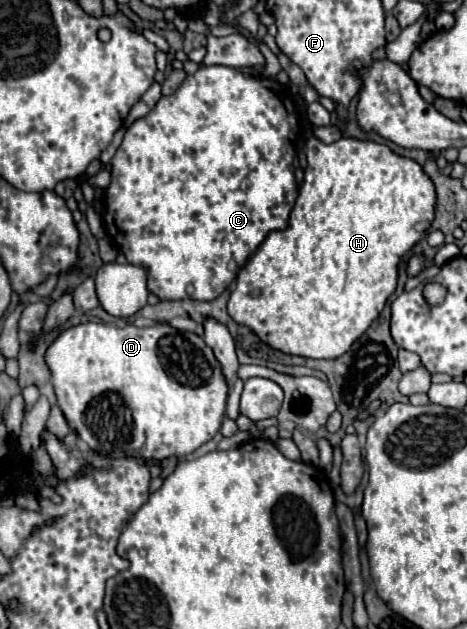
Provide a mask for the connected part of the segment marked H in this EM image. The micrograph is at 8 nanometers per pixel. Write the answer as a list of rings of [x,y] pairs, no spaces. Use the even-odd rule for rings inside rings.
[[[310,137],[306,143],[306,157],[308,157],[308,167],[304,171],[304,181],[300,185],[300,195],[296,199],[296,205],[290,213],[288,227],[284,231],[274,231],[266,237],[266,241],[258,247],[254,257],[246,263],[246,267],[238,273],[236,279],[236,289],[230,295],[228,301],[228,315],[238,323],[250,327],[262,343],[266,343],[272,349],[278,349],[288,355],[300,355],[300,357],[310,357],[310,359],[334,359],[346,353],[350,345],[366,333],[366,329],[372,325],[372,321],[382,313],[388,297],[396,289],[398,281],[398,263],[406,251],[412,249],[414,243],[418,243],[424,233],[428,231],[432,219],[434,219],[434,185],[432,181],[424,175],[422,167],[410,159],[404,159],[400,155],[394,155],[386,145],[378,145],[372,141],[358,141],[358,139],[338,139],[332,145],[324,145],[316,137]]]

